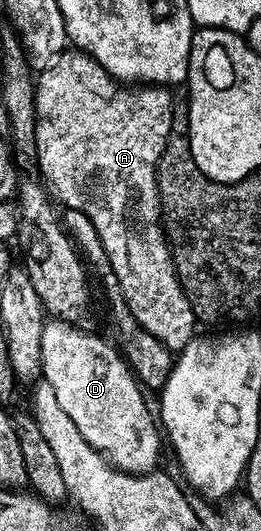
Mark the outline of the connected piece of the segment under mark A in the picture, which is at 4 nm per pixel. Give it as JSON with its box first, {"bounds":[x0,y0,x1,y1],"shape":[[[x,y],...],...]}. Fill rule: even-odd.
{"bounds":[34,51,197,350],"shape":[[[63,51],[60,56],[55,57],[46,68],[38,73],[35,82],[34,155],[39,156],[39,168],[43,171],[44,176],[42,179],[44,181],[51,180],[50,187],[53,189],[54,199],[56,201],[59,199],[63,203],[64,209],[81,210],[81,214],[85,214],[85,218],[89,218],[89,222],[93,222],[93,226],[97,226],[97,234],[103,243],[102,255],[107,256],[108,262],[111,263],[111,272],[115,275],[116,282],[119,283],[117,285],[118,291],[125,298],[125,302],[129,302],[129,310],[133,314],[133,318],[137,318],[140,326],[149,330],[149,334],[153,334],[153,338],[157,338],[164,346],[172,350],[181,350],[196,335],[197,321],[187,301],[188,295],[184,292],[182,284],[179,283],[179,274],[175,270],[173,259],[173,249],[165,235],[165,229],[160,223],[159,187],[155,181],[155,165],[159,163],[161,154],[165,150],[165,142],[171,133],[171,121],[171,92],[166,87],[117,86],[115,77],[110,76],[88,52]]]}

